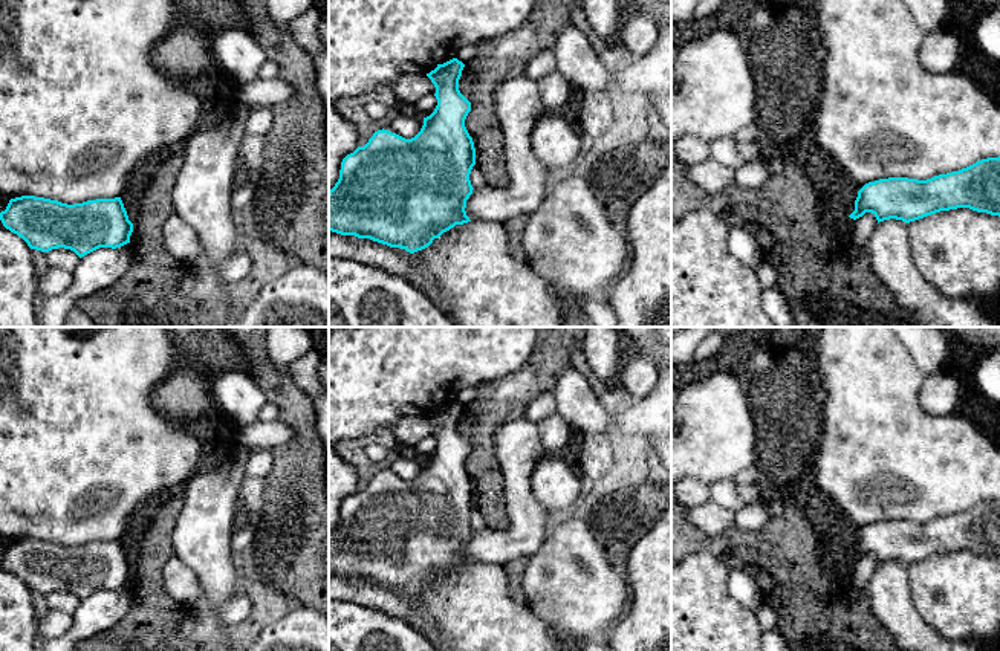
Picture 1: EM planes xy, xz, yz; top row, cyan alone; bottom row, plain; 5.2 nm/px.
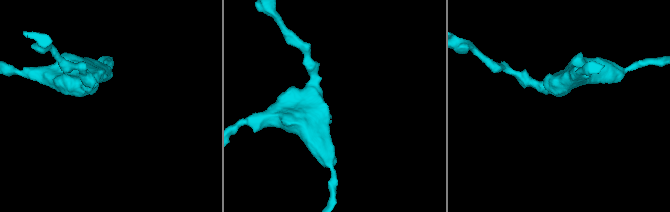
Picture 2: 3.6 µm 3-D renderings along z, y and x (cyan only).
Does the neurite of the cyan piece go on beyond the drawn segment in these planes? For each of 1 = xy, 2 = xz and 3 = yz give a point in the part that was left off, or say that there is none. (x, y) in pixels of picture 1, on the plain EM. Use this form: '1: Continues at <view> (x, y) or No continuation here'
1: No continuation here
2: No continuation here
3: No continuation here

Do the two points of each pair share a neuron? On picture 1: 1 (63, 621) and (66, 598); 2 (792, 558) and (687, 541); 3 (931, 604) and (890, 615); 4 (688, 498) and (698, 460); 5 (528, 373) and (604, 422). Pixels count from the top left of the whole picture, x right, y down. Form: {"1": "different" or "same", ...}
{"1": "different", "2": "same", "3": "different", "4": "different", "5": "different"}

